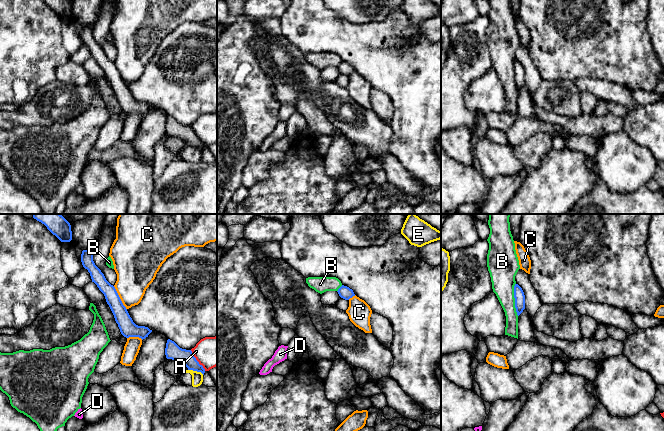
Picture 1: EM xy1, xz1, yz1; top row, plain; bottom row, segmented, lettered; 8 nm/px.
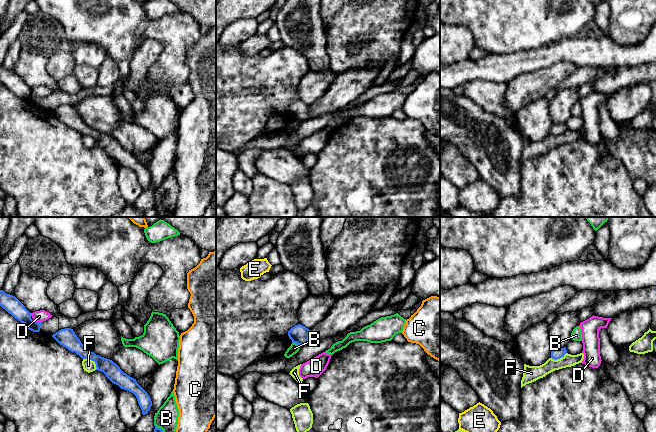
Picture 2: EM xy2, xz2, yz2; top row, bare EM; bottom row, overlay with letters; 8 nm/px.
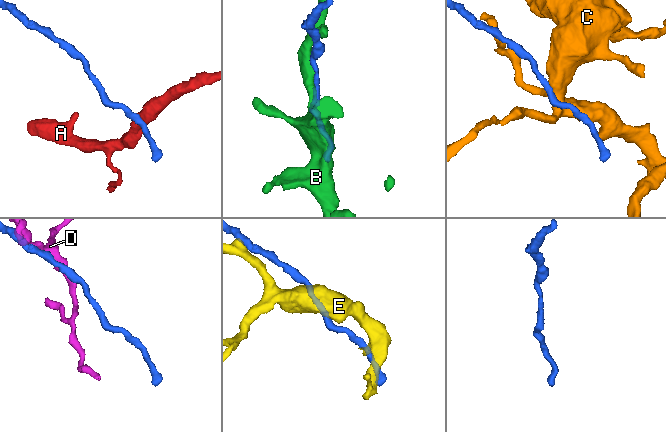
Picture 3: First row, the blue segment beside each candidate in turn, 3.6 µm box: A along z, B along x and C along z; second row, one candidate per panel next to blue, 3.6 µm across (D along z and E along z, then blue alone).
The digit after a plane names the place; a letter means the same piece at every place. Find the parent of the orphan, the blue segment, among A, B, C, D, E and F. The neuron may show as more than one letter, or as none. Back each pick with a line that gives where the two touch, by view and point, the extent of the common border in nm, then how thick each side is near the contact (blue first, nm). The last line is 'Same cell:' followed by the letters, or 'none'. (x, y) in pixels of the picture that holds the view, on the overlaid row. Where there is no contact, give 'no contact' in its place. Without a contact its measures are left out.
B: yz1 (515, 299) | 260 nm | 90/220 nm
Same cell: B

